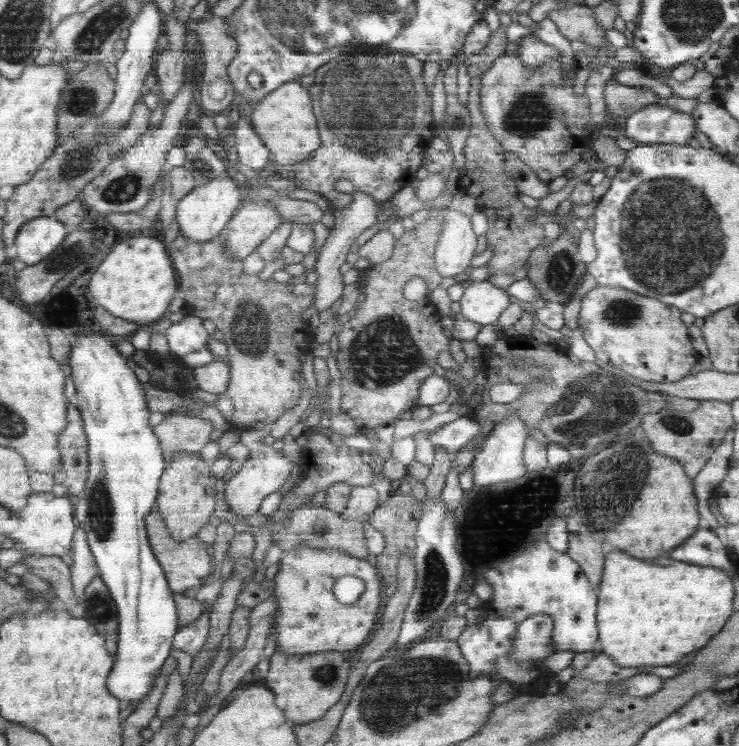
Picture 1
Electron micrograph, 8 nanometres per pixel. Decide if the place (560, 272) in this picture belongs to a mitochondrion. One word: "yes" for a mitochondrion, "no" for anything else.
yes

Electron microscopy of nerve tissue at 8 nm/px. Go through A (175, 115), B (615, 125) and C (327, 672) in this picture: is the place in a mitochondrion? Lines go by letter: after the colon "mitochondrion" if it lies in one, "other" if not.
A: other
B: other
C: mitochondrion

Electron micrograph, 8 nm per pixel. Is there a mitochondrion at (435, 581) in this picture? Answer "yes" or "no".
yes

